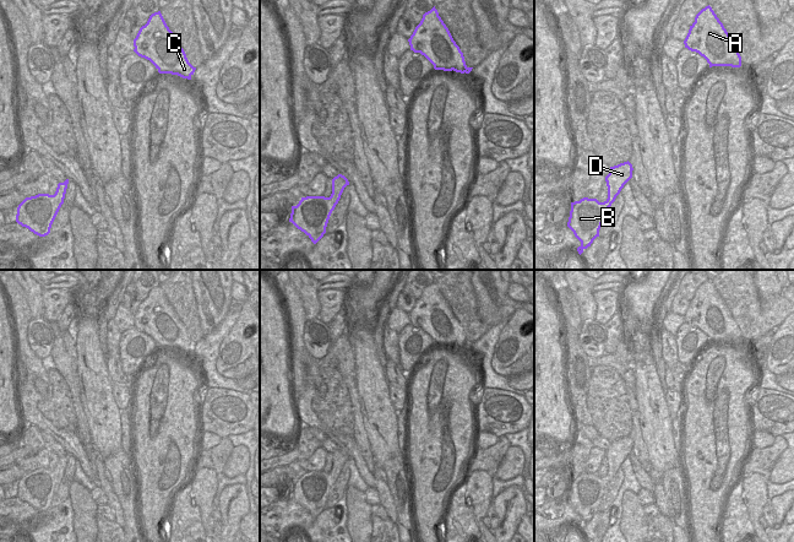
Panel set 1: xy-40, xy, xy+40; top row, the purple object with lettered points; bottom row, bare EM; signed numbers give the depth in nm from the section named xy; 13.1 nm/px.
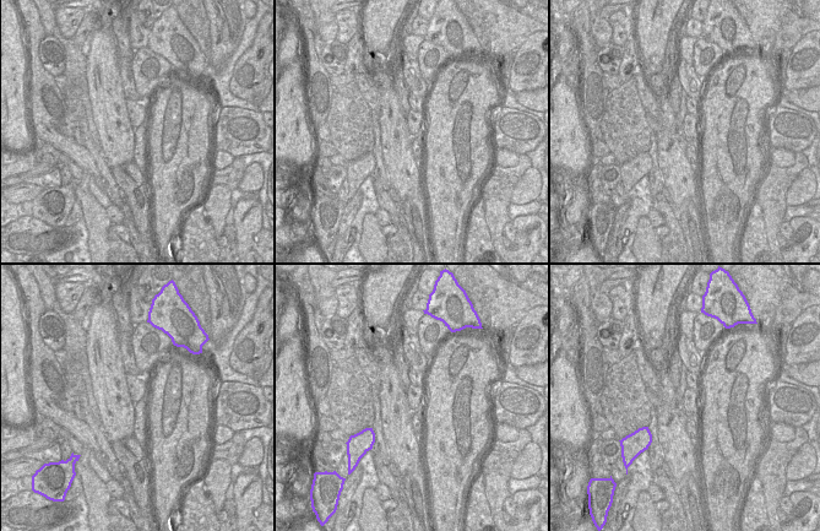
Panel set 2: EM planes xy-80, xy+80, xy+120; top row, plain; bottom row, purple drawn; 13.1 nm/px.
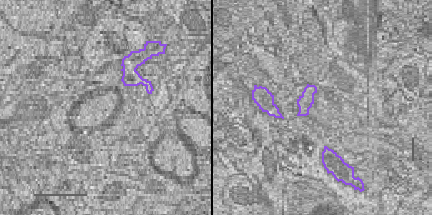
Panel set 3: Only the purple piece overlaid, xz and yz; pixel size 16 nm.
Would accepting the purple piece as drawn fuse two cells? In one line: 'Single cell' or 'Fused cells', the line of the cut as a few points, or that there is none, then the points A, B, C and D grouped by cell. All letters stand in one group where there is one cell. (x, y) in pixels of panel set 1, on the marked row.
Single cell. No split. Groups: A B C D.

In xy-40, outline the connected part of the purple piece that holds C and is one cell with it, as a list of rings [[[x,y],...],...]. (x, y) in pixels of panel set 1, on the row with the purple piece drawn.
[[[161,11],[152,13],[147,23],[140,28],[134,39],[134,47],[134,52],[149,60],[159,74],[172,74],[191,80],[196,70],[189,63]]]

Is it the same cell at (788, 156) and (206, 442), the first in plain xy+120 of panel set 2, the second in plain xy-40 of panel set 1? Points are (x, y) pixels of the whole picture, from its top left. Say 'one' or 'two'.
one

